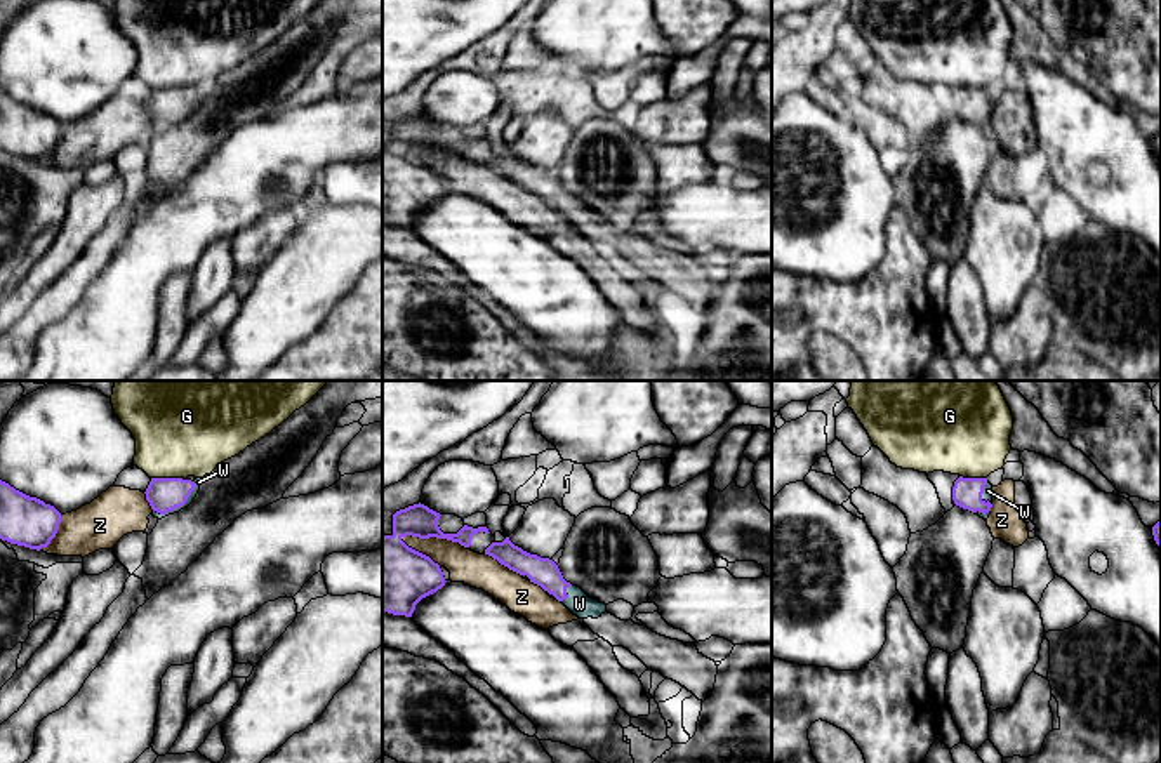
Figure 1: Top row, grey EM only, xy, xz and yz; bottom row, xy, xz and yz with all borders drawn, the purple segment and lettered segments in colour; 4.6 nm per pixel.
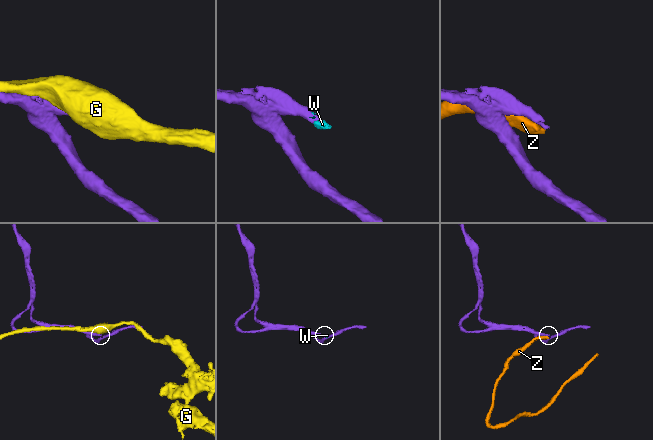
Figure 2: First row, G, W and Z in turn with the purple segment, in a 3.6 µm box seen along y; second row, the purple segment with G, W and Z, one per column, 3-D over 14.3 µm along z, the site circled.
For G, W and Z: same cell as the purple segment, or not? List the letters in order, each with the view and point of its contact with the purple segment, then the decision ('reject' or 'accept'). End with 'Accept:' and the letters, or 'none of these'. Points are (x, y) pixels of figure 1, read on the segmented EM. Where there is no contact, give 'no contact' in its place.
G: xy (167, 478) | reject
W: xy (179, 506) | accept
Z: xz (433, 536) | reject
Accept: W

